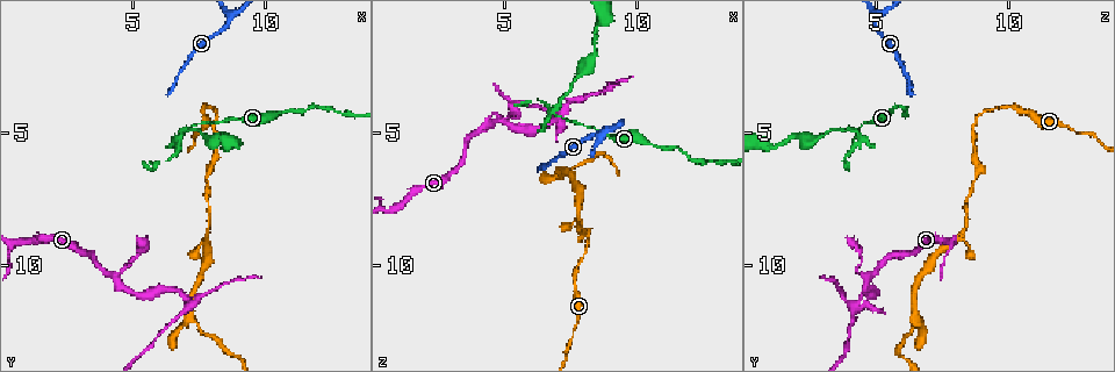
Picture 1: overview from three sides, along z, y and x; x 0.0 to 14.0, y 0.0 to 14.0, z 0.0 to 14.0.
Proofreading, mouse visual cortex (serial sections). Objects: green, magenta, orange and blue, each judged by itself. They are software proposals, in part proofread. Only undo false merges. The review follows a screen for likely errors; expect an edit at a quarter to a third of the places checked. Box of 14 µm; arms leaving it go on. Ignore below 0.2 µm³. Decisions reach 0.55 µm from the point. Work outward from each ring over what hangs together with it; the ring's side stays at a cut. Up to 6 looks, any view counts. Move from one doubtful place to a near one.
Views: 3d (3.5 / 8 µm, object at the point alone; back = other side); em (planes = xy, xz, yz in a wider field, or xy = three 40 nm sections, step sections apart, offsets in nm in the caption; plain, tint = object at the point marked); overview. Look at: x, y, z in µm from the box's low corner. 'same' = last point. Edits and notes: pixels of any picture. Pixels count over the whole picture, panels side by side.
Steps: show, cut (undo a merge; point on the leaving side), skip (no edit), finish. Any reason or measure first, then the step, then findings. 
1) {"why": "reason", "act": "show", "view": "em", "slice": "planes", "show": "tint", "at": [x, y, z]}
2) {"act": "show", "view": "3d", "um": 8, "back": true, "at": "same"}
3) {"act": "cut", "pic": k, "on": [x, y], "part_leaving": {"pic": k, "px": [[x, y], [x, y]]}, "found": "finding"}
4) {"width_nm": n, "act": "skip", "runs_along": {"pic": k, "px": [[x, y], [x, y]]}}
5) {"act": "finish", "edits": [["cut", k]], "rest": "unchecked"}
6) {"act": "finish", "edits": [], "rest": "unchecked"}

{"why": "a narrow waist", "act": "show", "view": "3d", "um": 3.5, "back": true, "at": [8.1, 4.4, 8.8]}

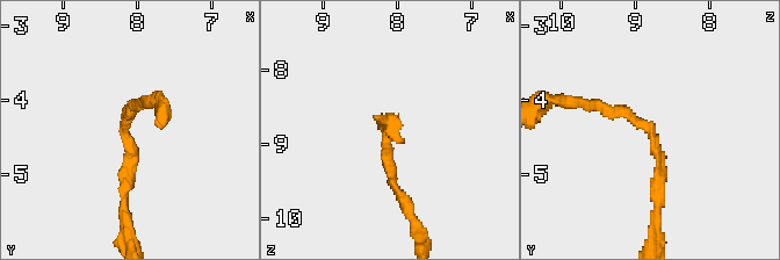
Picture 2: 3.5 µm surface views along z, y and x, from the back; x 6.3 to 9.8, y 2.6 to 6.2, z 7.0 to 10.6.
{"act": "show", "view": "em", "slice": "planes", "show": "tint", "at": [8.15, 4.50, 8.75]}

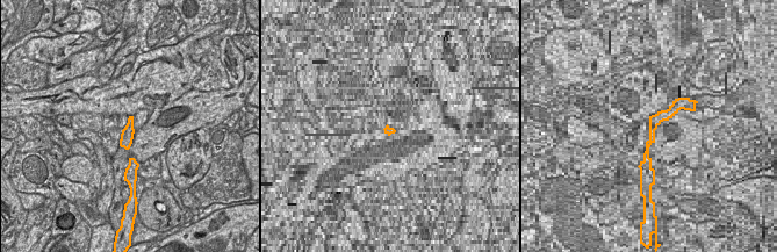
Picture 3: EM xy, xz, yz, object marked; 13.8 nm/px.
{"act": "cut", "pic": 2, "on": [127, 180], "part_leaving": {"pic": 2, "px": [[127, 139], [123, 225], [130, 243]]}, "found": "two cells meet here"}

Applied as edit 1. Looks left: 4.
{"act": "show", "view": "overview"}

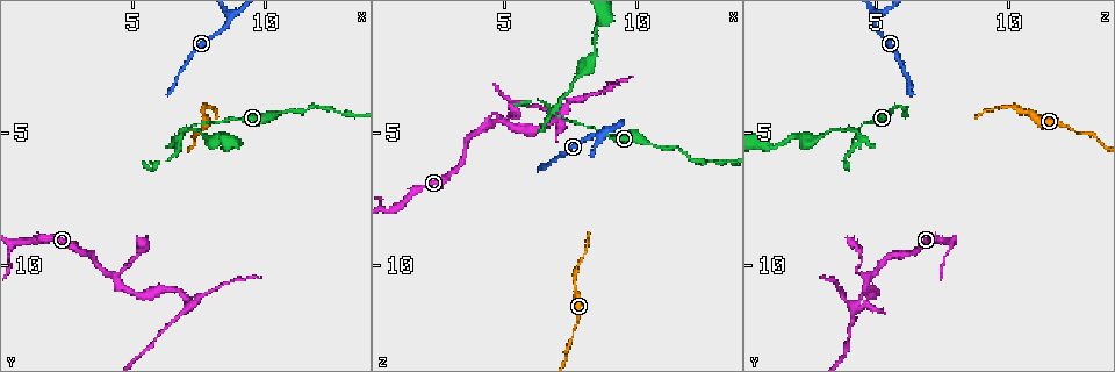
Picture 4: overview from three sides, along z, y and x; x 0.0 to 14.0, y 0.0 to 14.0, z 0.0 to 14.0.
{"why": "abrupt turn", "act": "show", "view": "3d", "um": 3.5, "at": [7.0, 11.1, 4.4]}

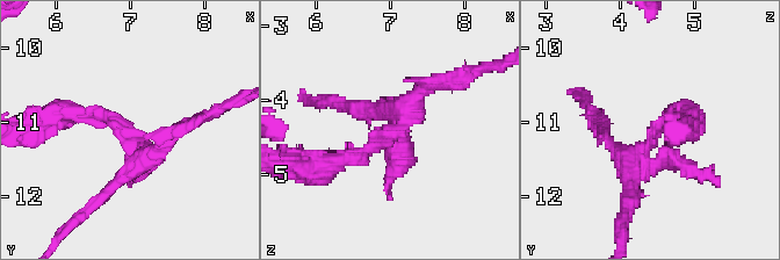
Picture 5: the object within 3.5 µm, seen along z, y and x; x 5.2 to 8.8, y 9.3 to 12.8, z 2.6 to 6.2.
{"act": "show", "view": "em", "slice": "xy", "step": 1, "show": "tint", "at": [6.95, 11.10, 4.50]}

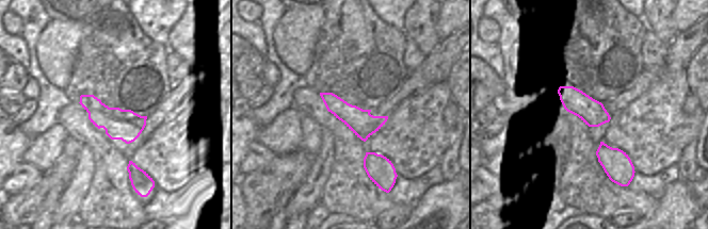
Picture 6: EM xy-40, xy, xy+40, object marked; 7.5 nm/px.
{"act": "cut", "pic": 5, "on": [165, 143], "part_leaving": {"pic": 5, "px": [[143, 152], [60, 233]]}, "found": "a second cell is stuck on"}

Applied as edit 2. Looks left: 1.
{"act": "finish", "edits": [["cut", 2], ["cut", 5]], "rest": "unchecked"}

